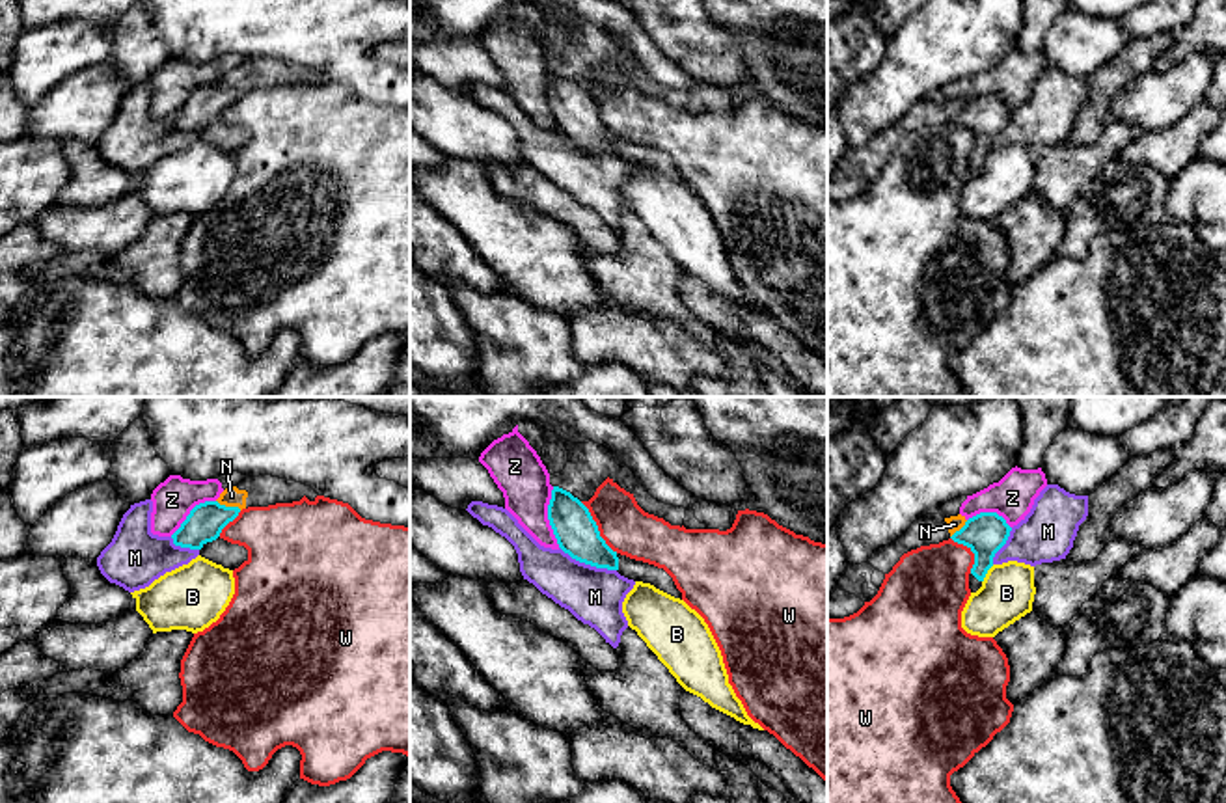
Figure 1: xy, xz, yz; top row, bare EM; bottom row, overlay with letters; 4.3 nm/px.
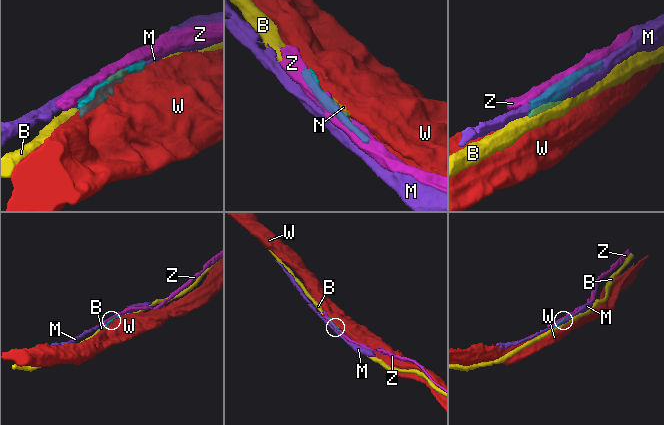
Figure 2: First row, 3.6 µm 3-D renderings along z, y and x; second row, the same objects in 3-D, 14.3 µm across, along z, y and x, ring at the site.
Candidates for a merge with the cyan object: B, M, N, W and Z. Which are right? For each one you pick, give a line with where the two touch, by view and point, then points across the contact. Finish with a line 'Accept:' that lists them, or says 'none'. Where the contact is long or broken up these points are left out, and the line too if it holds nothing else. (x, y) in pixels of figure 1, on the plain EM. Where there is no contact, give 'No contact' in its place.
Accept: none

